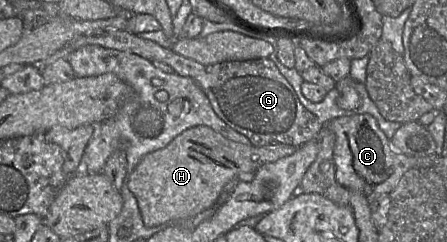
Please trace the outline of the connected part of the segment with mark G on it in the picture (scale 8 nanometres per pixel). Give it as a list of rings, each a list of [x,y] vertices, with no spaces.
[[[114,28],[81,35],[69,43],[66,51],[88,45],[130,52],[151,62],[158,60],[168,64],[180,76],[192,78],[207,95],[217,116],[232,129],[246,136],[254,146],[299,147],[315,139],[324,126],[302,105],[294,88],[269,57],[203,65],[173,52],[171,48],[161,47],[126,30]]]

